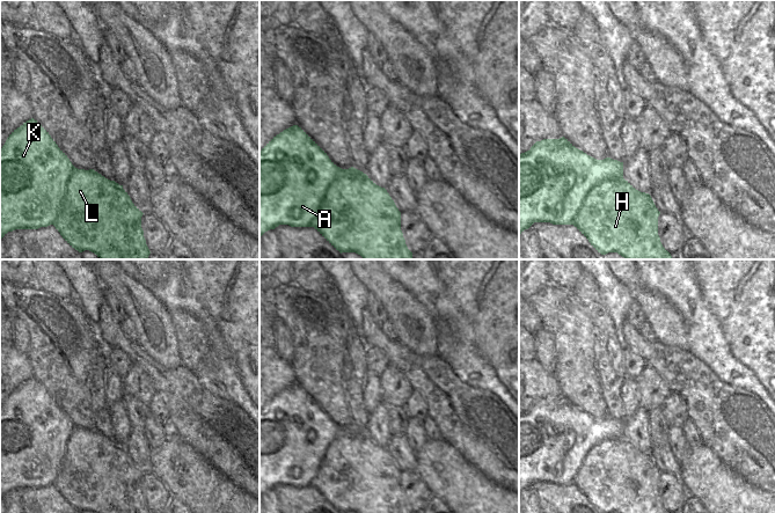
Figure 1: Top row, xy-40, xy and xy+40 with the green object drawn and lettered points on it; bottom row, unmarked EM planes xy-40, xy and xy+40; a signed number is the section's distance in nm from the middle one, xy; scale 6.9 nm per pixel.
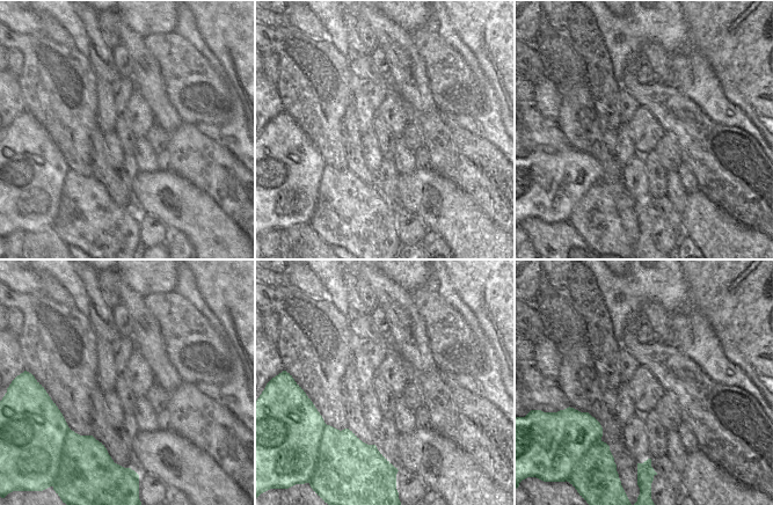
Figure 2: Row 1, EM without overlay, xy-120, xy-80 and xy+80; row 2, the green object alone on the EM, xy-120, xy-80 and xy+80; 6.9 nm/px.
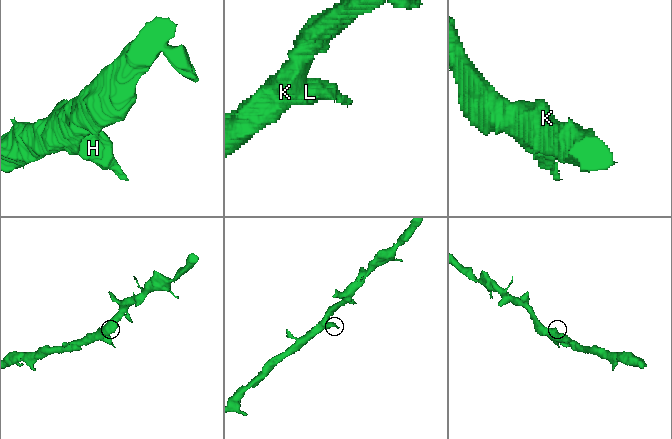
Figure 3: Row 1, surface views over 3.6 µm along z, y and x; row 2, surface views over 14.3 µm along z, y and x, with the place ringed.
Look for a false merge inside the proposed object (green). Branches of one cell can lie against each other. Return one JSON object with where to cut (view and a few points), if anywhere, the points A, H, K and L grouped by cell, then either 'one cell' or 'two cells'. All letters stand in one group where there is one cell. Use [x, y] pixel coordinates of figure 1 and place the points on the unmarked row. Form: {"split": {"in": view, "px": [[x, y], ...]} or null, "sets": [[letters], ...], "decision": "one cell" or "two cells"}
{"split": {"in": "xy", "px": [[363, 432], [340, 433], [327, 448], [309, 485]]}, "sets": [["A", "K"], ["H", "L"]], "decision": "two cells"}

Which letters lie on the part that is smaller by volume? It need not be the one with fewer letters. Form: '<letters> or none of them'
H, L

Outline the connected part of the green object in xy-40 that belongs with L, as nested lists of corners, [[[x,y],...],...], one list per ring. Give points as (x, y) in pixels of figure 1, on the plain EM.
[[[74,426],[53,485],[79,512],[89,510],[94,513],[151,513],[141,488],[142,474],[123,445],[105,438],[94,428]]]

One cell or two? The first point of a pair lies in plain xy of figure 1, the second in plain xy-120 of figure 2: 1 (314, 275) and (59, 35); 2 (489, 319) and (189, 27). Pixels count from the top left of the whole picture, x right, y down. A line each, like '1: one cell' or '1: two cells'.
1: one cell
2: two cells

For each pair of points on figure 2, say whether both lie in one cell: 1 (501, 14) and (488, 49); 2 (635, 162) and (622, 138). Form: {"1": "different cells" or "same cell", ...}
{"1": "same cell", "2": "different cells"}

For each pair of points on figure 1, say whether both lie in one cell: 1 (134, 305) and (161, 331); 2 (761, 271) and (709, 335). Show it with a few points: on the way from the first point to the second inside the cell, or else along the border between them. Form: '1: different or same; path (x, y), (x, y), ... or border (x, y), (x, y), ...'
1: same; path (141, 312), (154, 324)
2: different; border (703, 300), (717, 321), (729, 349)

